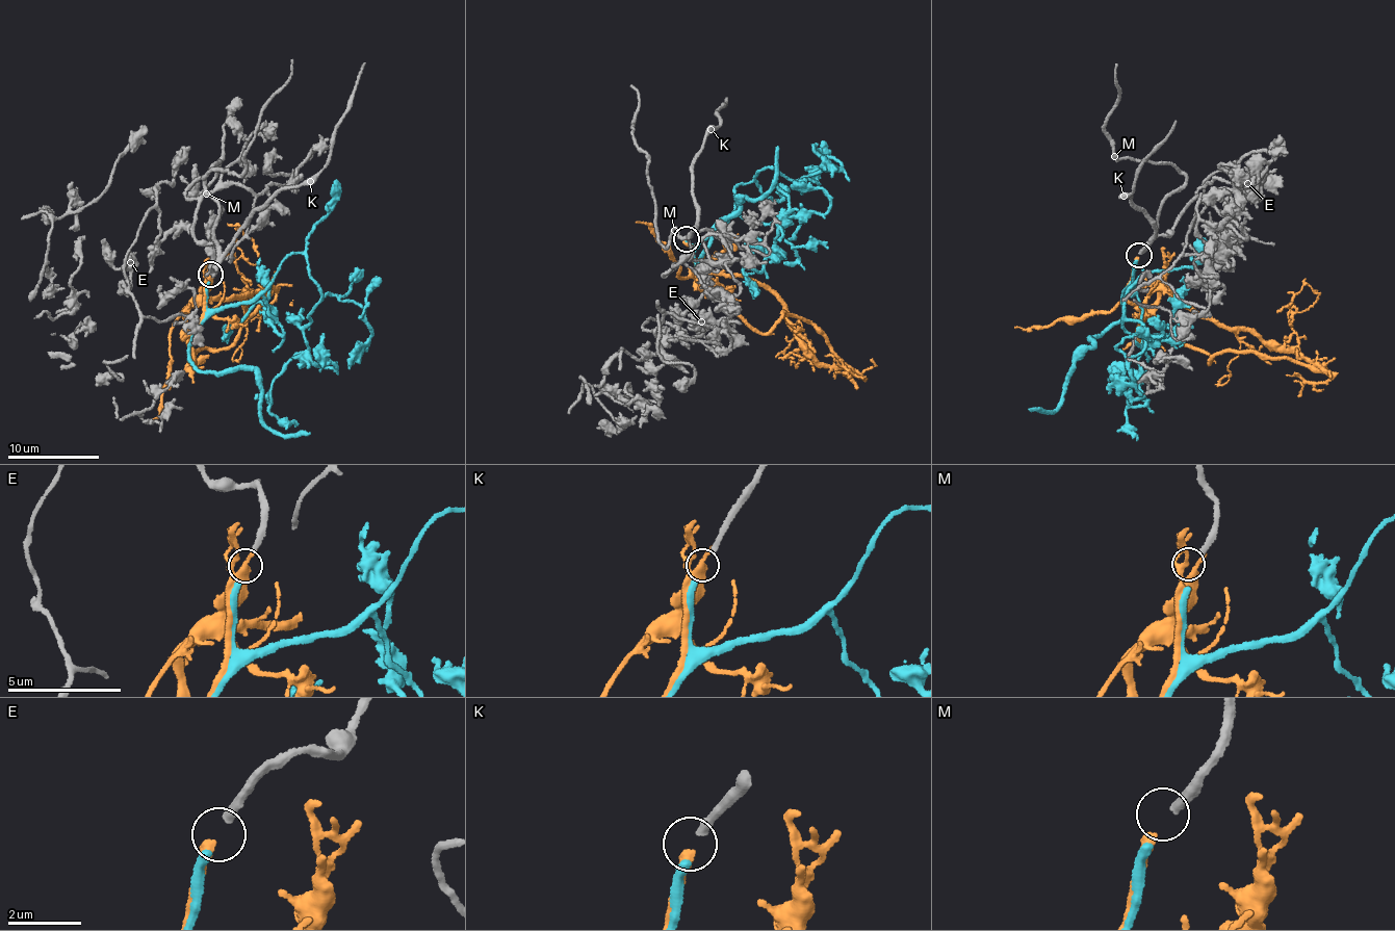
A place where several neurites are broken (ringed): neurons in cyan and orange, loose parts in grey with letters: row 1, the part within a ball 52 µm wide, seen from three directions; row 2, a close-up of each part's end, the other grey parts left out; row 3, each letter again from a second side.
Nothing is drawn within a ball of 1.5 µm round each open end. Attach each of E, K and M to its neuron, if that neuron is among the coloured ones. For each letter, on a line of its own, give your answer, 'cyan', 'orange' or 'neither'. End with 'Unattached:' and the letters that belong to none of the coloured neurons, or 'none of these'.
E: cyan
K: neither
M: orange
Unattached: K

